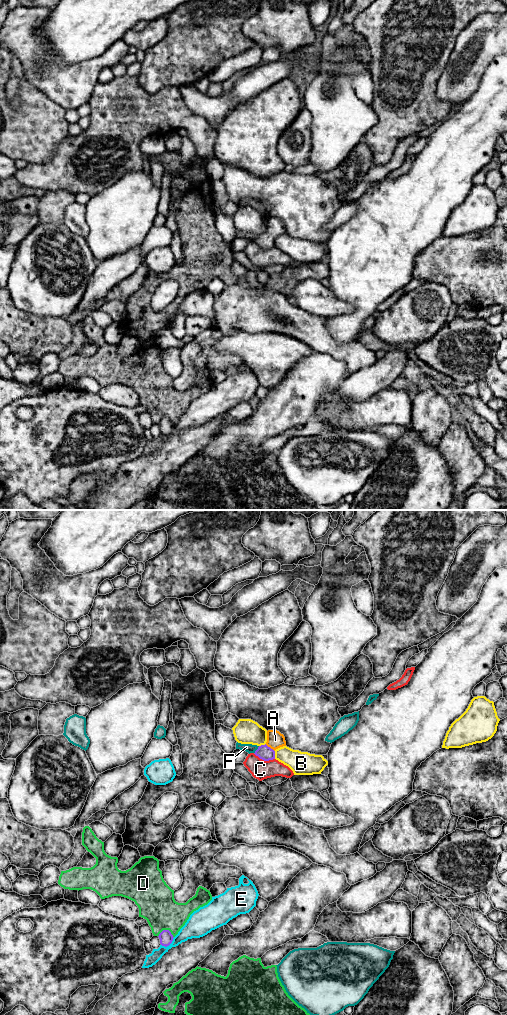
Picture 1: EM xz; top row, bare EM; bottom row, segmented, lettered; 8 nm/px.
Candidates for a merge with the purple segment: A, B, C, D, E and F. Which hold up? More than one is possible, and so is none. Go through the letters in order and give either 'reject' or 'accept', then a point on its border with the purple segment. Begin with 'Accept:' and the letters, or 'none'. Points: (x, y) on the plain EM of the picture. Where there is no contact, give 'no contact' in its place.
Accept: A
A: accept; contact xz (269, 235)
B: reject; contact xz (274, 243)
C: reject; contact xz (264, 248)
D: reject; contact xz (167, 418)
E: reject; contact xz (168, 433)
F: reject; contact xz (256, 238)

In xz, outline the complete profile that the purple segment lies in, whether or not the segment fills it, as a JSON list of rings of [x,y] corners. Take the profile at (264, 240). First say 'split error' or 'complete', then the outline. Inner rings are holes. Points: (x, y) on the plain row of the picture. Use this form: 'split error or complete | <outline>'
split error | [[[277,218],[267,219],[267,230],[255,239],[255,243],[264,249],[275,247],[275,238],[286,234],[285,225]]]

